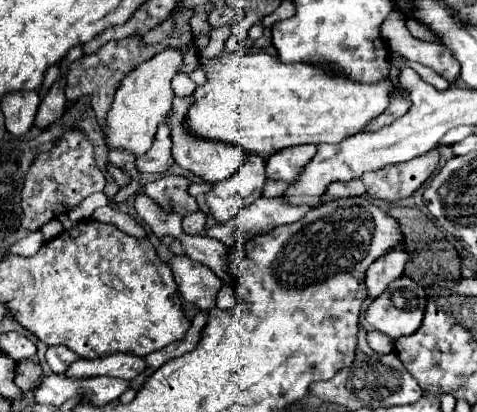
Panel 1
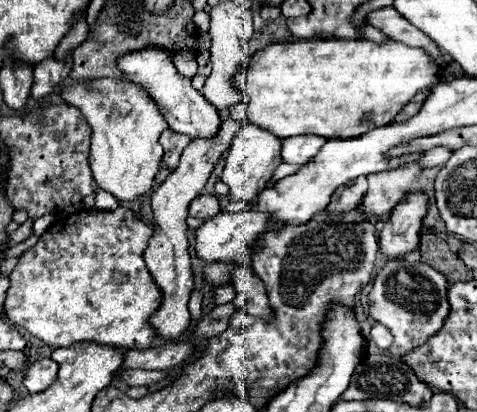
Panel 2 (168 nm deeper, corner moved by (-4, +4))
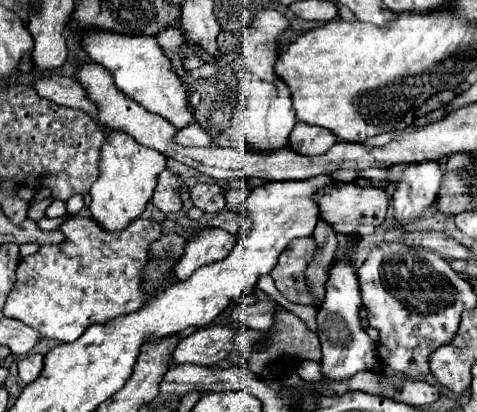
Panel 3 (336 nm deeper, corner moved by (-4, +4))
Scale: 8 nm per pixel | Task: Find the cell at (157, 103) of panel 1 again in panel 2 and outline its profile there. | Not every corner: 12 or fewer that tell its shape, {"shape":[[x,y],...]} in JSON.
{"shape":[[138,84],[62,88],[92,128],[90,168],[118,200],[148,192],[164,114]]}

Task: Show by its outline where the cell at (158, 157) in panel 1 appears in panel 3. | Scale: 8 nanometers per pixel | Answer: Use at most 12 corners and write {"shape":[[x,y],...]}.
{"shape":[[198,122],[182,128],[176,142],[182,146],[210,146],[212,136]]}

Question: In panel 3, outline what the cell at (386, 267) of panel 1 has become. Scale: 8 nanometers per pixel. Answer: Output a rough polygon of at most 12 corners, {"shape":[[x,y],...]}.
{"shape":[[440,160],[410,164],[394,190],[400,224],[418,220],[440,188]]}

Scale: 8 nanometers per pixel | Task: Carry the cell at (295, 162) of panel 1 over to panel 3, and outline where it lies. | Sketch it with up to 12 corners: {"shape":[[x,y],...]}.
{"shape":[[298,122],[290,148],[304,156],[324,154],[336,142],[328,128]]}

